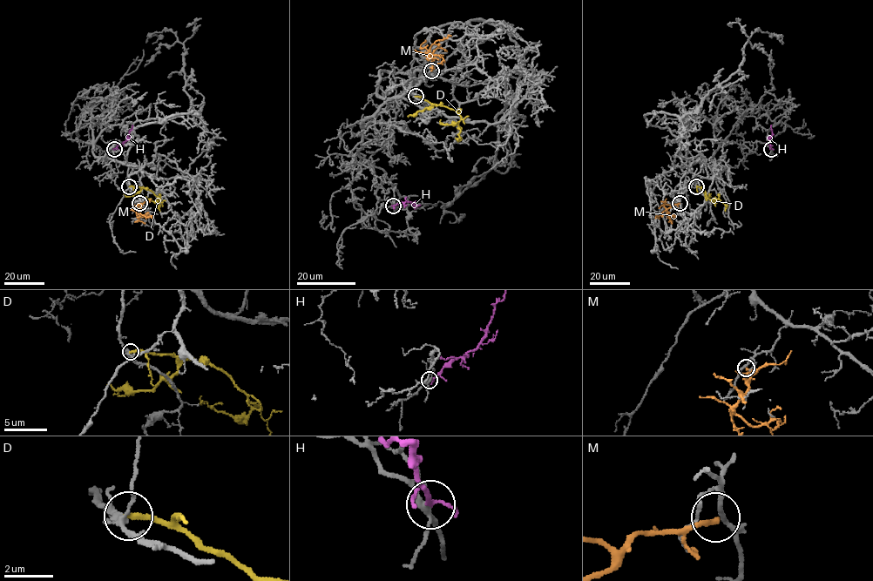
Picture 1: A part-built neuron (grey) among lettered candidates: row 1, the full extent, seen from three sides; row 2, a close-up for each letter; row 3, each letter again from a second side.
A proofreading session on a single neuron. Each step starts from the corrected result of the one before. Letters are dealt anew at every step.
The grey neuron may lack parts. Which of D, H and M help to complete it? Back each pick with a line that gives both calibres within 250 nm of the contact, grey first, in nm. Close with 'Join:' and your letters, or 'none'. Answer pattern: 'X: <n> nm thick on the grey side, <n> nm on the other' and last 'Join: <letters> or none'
Join: none

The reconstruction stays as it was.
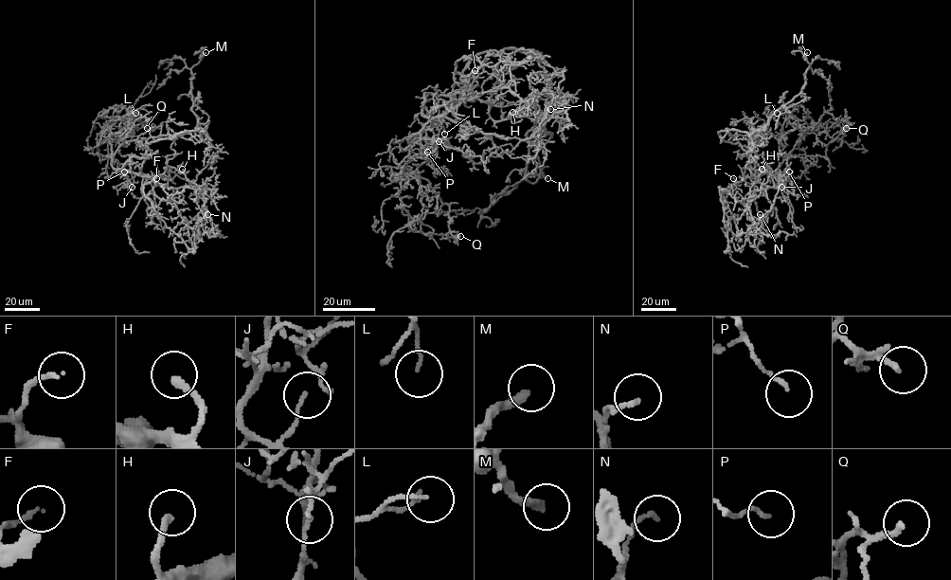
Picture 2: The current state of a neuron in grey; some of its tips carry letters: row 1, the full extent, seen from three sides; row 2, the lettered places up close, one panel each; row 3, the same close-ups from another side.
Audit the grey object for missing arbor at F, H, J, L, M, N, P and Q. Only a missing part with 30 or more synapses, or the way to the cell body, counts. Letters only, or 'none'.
F, M, P, Q

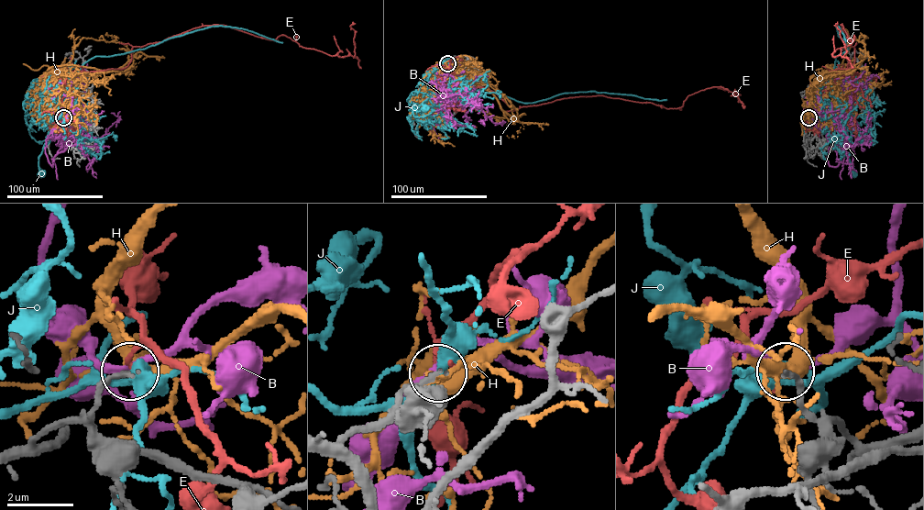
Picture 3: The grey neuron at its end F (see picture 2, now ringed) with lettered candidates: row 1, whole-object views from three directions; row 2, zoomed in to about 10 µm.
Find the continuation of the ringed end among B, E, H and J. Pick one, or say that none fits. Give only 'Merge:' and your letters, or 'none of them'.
Merge: none of them

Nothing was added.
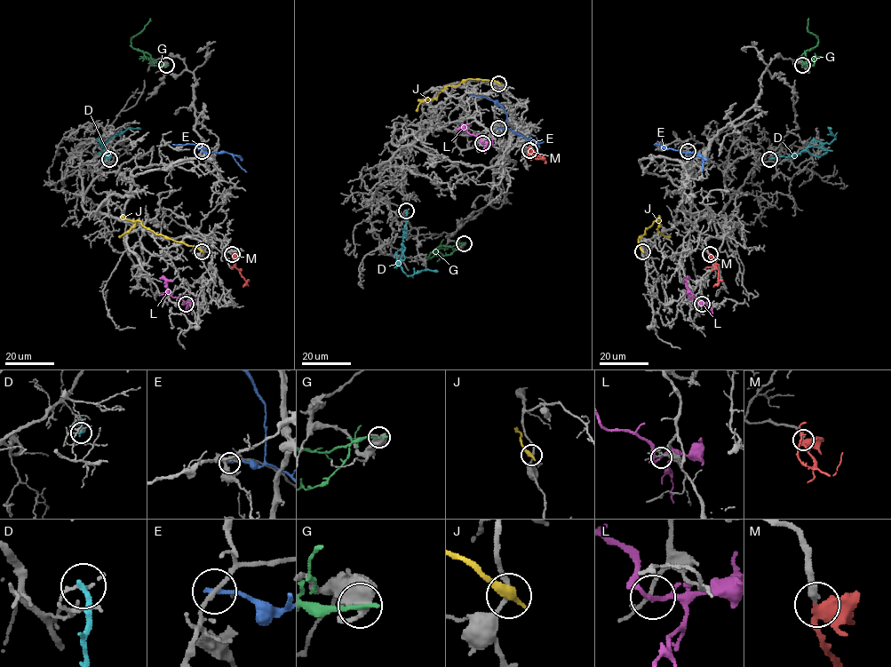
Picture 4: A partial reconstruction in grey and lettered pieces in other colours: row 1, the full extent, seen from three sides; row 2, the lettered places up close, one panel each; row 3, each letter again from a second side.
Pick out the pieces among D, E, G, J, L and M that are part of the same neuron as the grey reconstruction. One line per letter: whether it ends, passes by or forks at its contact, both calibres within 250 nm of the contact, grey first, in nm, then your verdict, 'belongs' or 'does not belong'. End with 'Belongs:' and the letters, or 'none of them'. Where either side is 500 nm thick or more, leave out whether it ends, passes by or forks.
D: it ends | 110/240 nm | does not belong
E: it ends | 180/190 nm | does not belong
G: 550/280 nm | does not belong
J: it ends | 190/480 nm | does not belong
L: it passes by | 130/200 nm | does not belong
M: it passes by | 240/440 nm | belongs
Belongs: M

